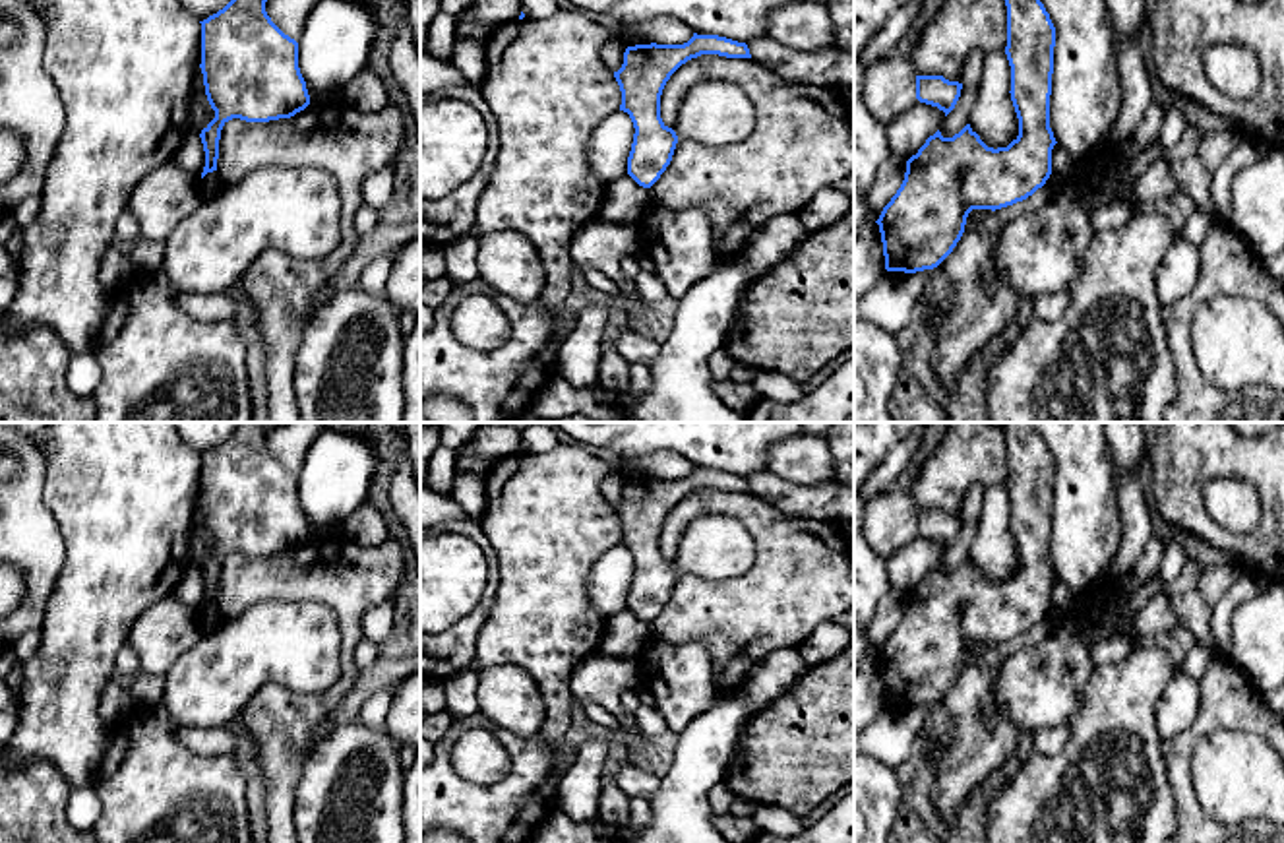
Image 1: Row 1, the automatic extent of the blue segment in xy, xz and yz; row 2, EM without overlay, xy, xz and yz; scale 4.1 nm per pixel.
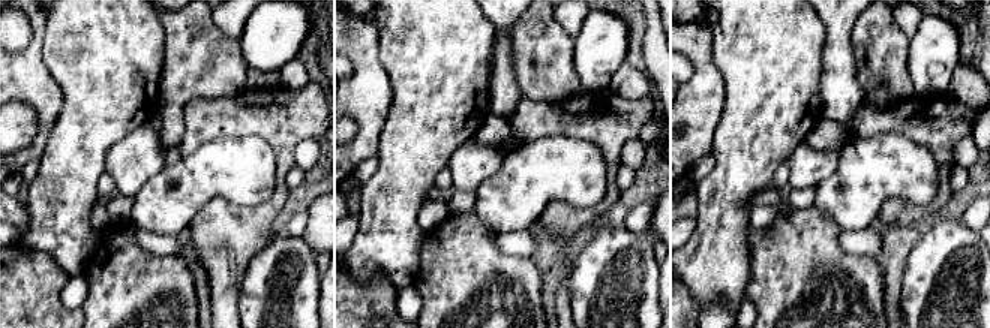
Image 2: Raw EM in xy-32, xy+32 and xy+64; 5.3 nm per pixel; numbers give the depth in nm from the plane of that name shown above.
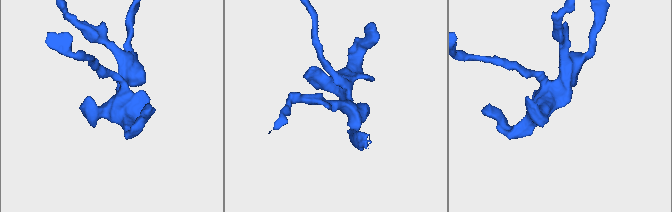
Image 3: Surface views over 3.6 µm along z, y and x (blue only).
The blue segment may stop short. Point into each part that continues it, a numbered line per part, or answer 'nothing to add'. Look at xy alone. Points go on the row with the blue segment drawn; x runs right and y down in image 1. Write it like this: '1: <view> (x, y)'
nothing to add

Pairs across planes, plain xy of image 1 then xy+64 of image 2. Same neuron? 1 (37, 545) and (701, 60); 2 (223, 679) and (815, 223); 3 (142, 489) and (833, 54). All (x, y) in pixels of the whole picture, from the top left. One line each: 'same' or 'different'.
1: same
2: different
3: different

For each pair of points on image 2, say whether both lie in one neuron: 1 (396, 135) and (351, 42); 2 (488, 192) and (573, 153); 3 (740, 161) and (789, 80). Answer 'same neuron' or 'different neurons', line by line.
1: different neurons
2: same neuron
3: same neuron

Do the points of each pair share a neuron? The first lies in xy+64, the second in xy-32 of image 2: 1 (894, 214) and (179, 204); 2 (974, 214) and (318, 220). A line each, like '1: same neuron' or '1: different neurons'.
1: different neurons
2: different neurons

